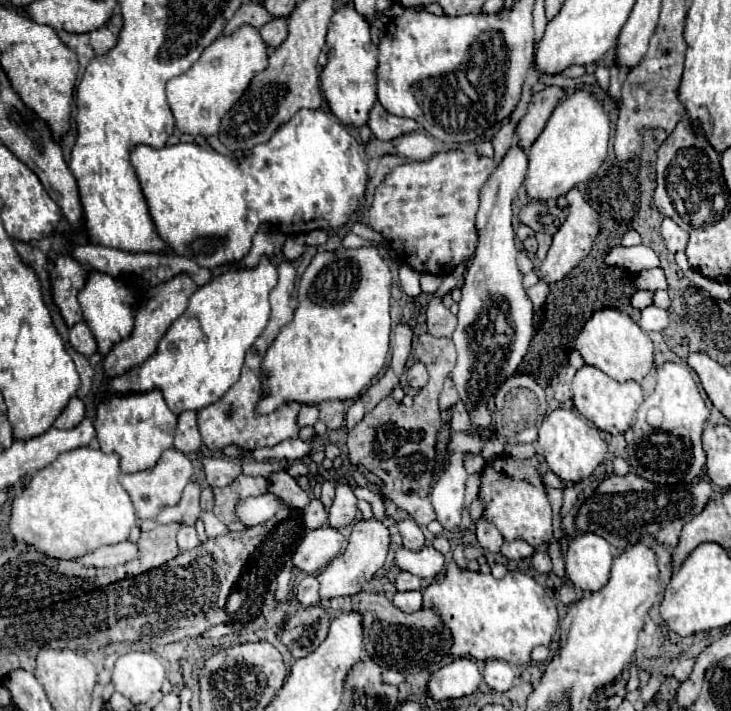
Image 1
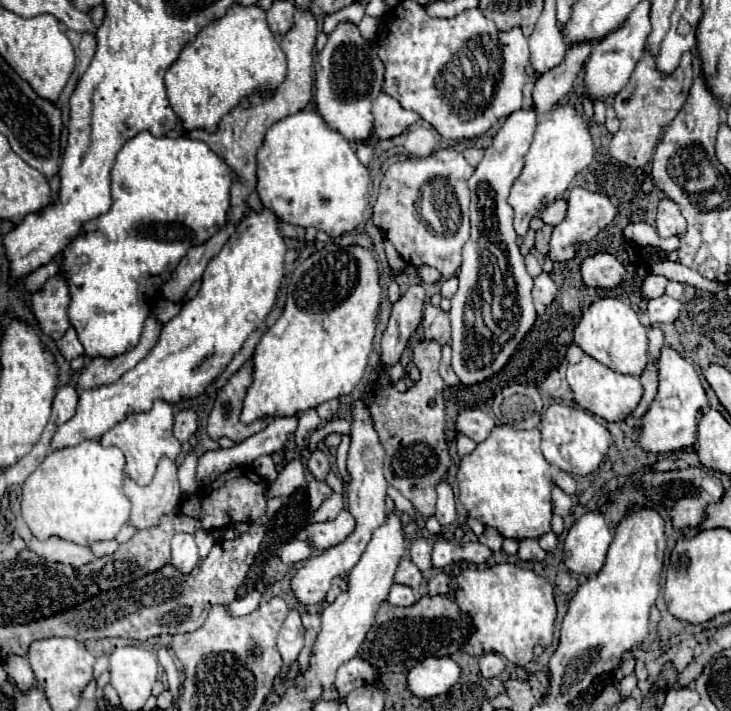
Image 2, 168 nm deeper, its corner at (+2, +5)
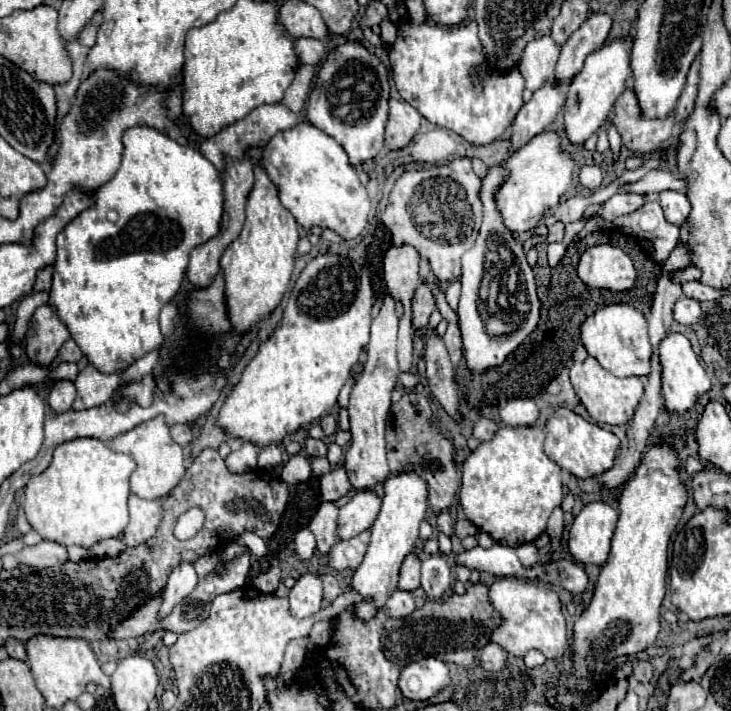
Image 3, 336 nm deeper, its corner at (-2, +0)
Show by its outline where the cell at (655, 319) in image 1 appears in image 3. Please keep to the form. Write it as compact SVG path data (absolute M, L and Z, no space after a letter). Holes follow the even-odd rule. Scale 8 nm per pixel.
M681 297L673 309L673 315L675 315L675 321L683 325L695 325L701 319L701 305L695 299Z

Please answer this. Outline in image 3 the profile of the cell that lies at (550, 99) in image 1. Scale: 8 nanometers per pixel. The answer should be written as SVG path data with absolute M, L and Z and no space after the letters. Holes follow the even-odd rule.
M591 13L581 23L581 27L567 39L567 43L561 47L561 55L555 69L555 79L559 83L571 81L583 69L585 57L605 43L611 31L611 23L611 15Z

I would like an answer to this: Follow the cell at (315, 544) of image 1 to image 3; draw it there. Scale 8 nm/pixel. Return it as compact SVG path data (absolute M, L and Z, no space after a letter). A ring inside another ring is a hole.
M359 491L349 505L343 505L339 509L339 539L351 539L359 535L361 531L369 529L373 521L377 519L381 509L381 497L371 491Z

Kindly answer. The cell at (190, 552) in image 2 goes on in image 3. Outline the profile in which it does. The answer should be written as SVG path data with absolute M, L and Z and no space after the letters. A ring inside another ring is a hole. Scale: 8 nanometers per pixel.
M181 563L179 567L175 567L173 573L169 575L169 583L163 589L163 603L157 613L157 619L165 619L173 611L173 607L195 589L195 585L197 585L197 573L193 565Z

